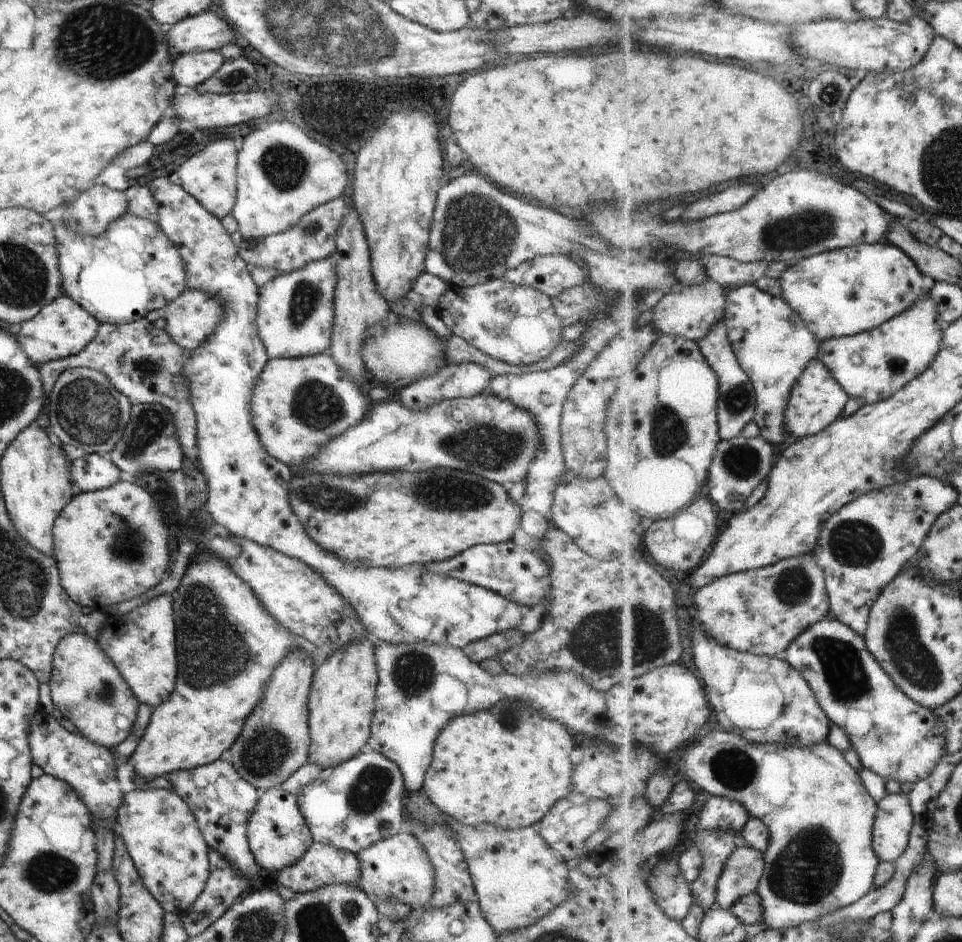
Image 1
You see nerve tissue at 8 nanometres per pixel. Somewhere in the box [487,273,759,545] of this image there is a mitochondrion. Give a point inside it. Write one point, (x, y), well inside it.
(668, 433)

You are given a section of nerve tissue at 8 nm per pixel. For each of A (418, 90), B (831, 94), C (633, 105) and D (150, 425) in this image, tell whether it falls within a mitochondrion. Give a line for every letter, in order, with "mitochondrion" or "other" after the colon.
A: other
B: mitochondrion
C: mitochondrion
D: mitochondrion

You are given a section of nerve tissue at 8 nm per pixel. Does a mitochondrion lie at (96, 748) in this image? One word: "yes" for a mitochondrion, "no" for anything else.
no

